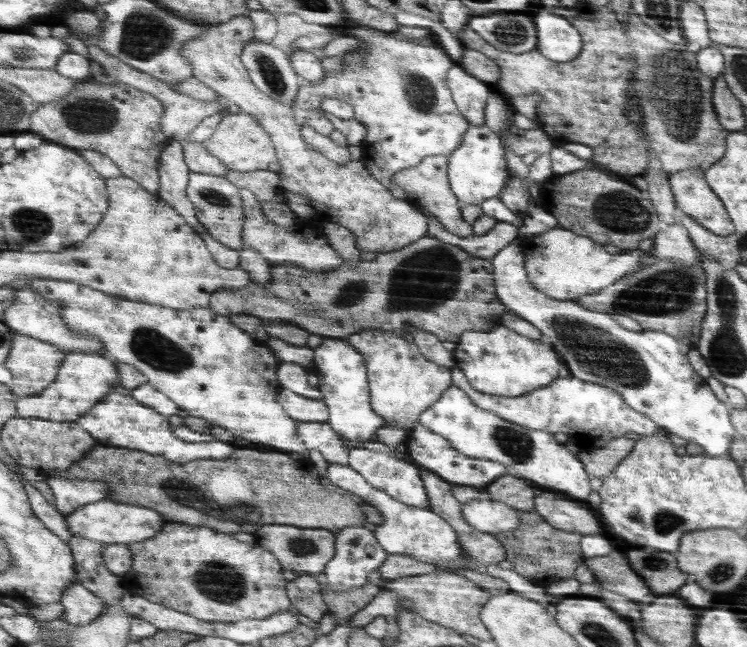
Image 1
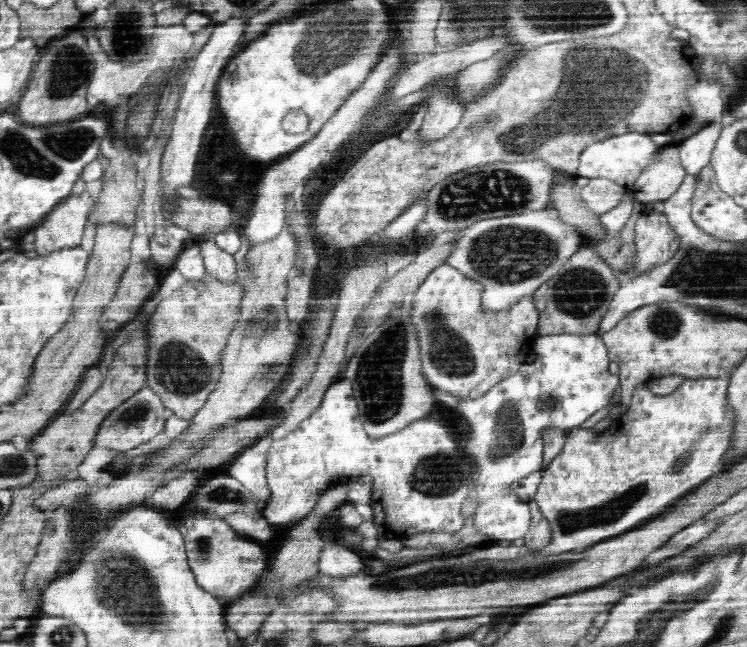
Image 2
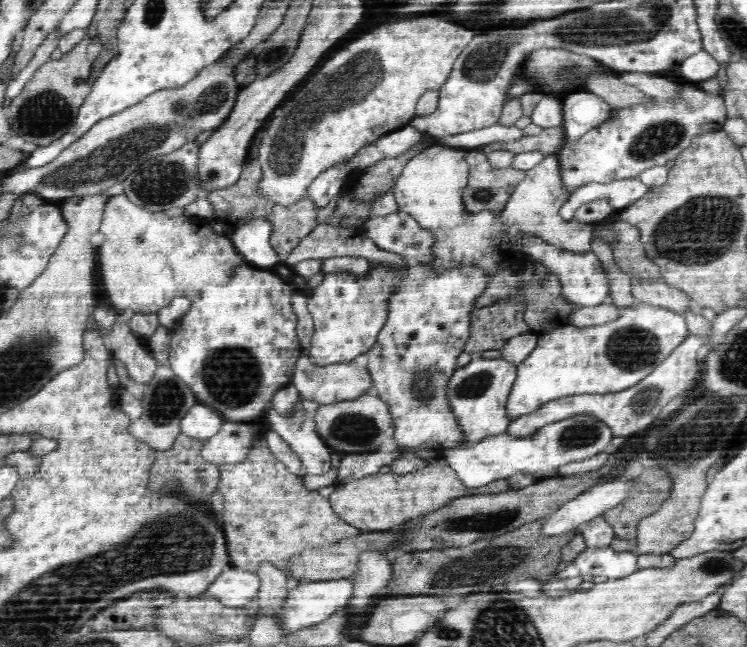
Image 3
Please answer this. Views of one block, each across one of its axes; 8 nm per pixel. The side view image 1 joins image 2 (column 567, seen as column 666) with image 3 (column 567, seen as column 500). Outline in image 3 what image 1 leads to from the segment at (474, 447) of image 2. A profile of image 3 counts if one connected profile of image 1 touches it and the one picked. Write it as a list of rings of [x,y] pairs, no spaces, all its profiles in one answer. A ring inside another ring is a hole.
[[[524,233],[517,242],[520,243],[520,248],[525,256],[531,257],[534,261],[542,262],[548,270],[560,277],[568,302],[573,302],[580,307],[599,306],[608,298],[608,294],[611,294],[608,273],[602,268],[599,257],[592,251],[576,253],[560,250],[560,248],[548,244],[542,236],[530,235],[530,233]]]

